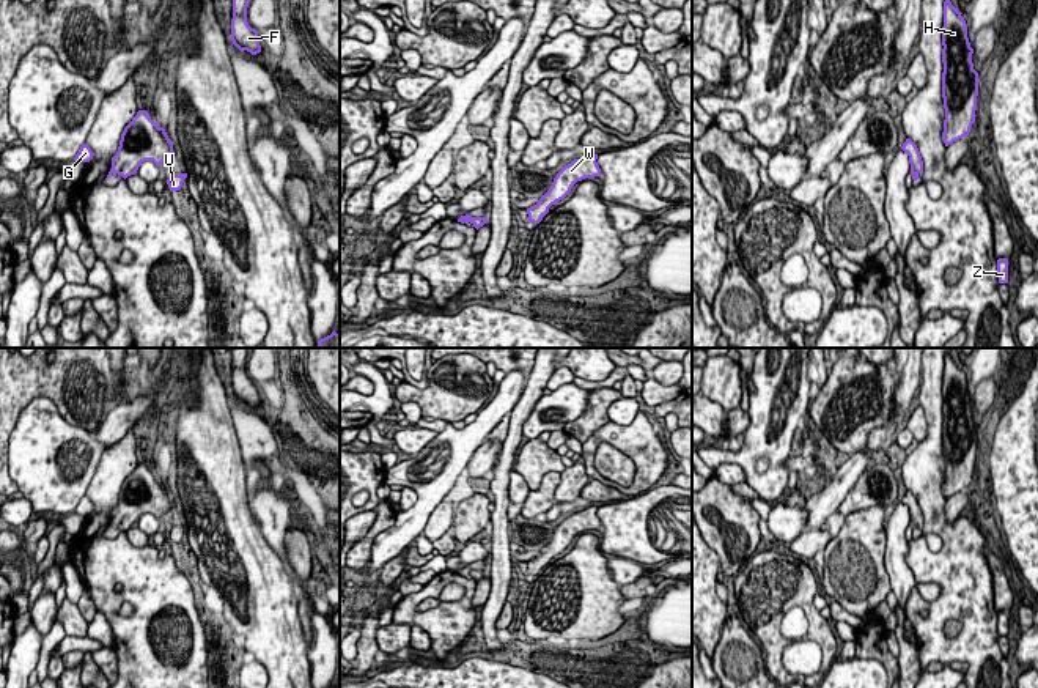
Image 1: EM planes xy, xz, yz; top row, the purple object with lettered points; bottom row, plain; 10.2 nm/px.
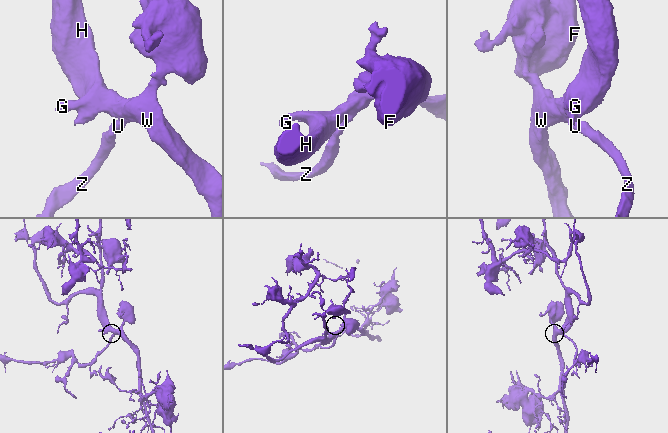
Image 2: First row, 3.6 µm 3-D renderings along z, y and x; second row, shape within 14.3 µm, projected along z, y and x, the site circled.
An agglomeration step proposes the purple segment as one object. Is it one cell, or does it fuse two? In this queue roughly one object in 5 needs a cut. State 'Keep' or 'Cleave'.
Keep

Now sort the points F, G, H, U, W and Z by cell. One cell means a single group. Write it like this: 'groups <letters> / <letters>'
groups F G H U W Z

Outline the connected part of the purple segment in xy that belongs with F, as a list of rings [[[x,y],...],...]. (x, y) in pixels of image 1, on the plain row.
[[[233,348],[233,372],[231,372],[231,389],[233,397],[241,403],[247,403],[252,408],[261,405],[258,394],[258,384],[247,375],[248,348]]]

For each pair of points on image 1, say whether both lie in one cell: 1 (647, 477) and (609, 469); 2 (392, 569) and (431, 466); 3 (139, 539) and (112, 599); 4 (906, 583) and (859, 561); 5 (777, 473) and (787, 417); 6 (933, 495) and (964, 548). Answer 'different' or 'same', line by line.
1: different
2: different
3: different
4: different
5: same
6: same

